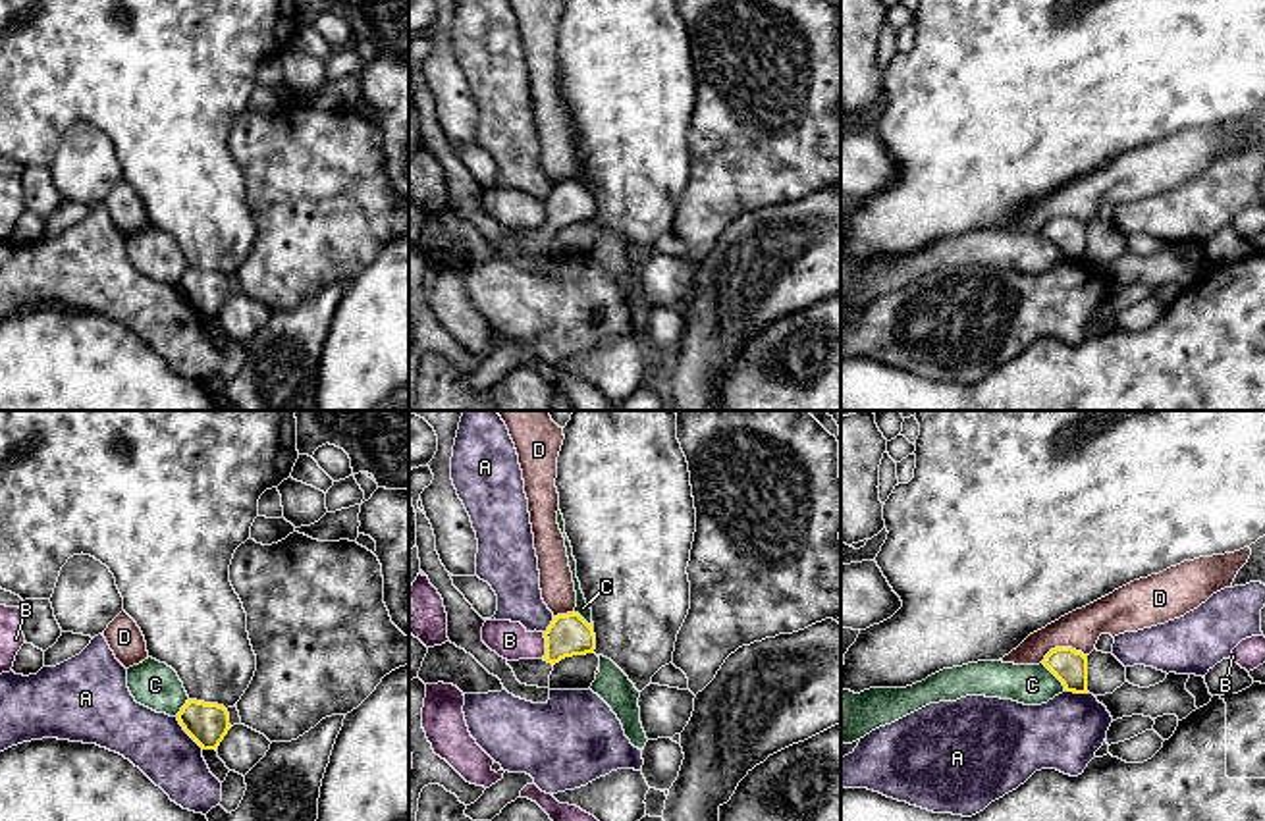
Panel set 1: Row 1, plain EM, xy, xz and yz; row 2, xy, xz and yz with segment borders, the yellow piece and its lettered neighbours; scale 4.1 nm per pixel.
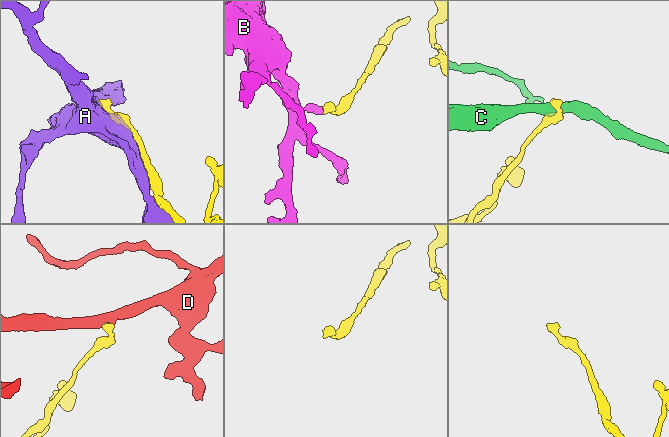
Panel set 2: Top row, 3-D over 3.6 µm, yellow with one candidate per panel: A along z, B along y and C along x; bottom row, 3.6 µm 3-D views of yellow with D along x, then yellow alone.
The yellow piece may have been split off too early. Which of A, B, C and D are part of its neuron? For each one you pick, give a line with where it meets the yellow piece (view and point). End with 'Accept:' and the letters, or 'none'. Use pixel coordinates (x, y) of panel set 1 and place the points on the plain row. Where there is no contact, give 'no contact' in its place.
Accept: none

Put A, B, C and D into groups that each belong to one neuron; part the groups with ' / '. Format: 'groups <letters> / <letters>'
groups A / B / C / D

